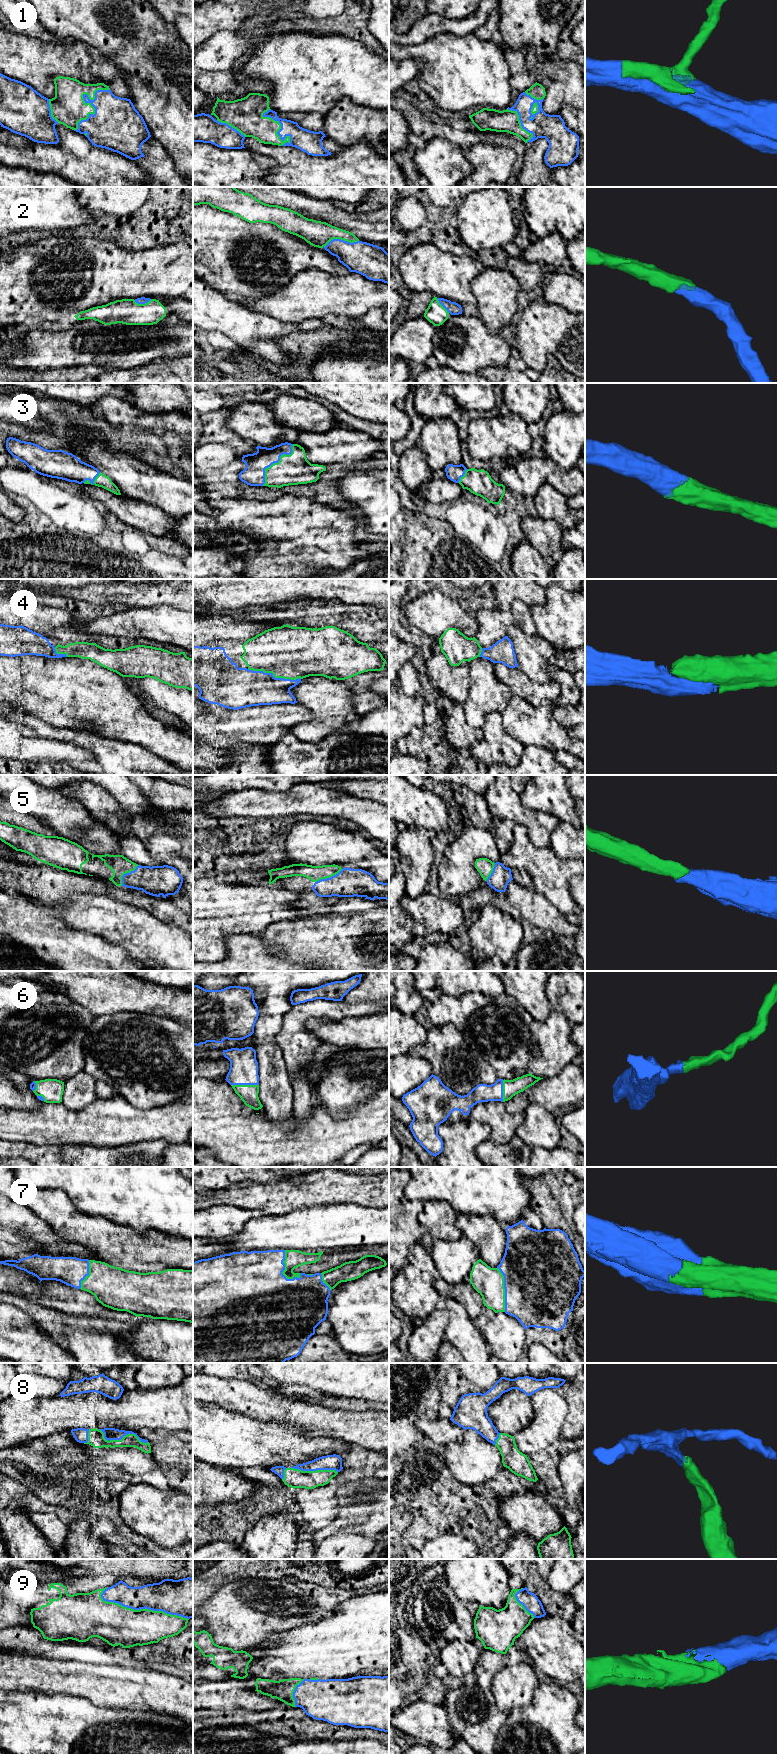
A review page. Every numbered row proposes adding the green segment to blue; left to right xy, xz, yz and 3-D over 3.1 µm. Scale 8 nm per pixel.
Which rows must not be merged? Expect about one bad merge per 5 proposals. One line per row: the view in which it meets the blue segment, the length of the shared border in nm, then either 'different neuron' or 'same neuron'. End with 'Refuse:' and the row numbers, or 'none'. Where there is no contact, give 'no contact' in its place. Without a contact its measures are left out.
1: contact in xy; length 440 nm; same neuron
2: contact in xz; length 280 nm; same neuron
3: contact in xz; length 420 nm; same neuron
4: contact in xz; length 440 nm; same neuron
5: contact in xy; length 220 nm; same neuron
6: contact in xz; length 220 nm; same neuron
7: contact in xz; length 260 nm; same neuron
8: contact in xy; length 420 nm; same neuron
9: contact in xy; length 750 nm; same neuron
Refuse: none

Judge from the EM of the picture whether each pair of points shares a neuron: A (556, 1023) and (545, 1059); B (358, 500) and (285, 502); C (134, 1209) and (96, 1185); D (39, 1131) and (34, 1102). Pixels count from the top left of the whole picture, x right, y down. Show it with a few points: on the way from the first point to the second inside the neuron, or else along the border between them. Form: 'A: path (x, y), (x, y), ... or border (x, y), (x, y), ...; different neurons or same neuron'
A: path (555, 1032), (552, 1037), (552, 1050); same neuron
B: border (350, 509), (360, 517); different neurons
C: path (125, 1203), (116, 1202), (105, 1191); same neuron
D: border (44, 1102), (38, 1107), (31, 1109), (11, 1108); different neurons

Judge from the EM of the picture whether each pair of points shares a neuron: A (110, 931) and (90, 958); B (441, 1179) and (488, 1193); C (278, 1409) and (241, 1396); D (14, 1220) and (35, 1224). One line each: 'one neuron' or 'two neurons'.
A: two neurons
B: one neuron
C: one neuron
D: one neuron

